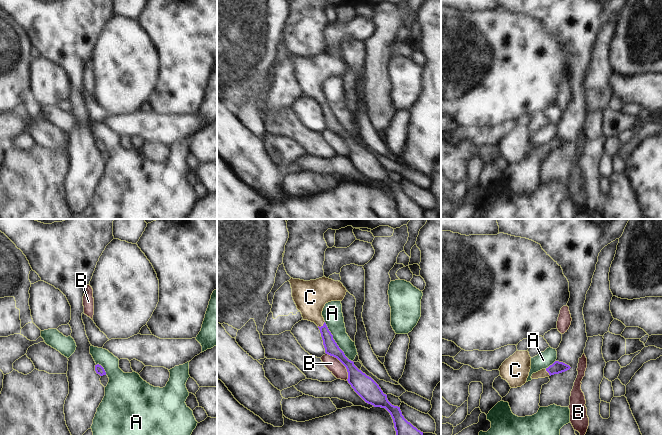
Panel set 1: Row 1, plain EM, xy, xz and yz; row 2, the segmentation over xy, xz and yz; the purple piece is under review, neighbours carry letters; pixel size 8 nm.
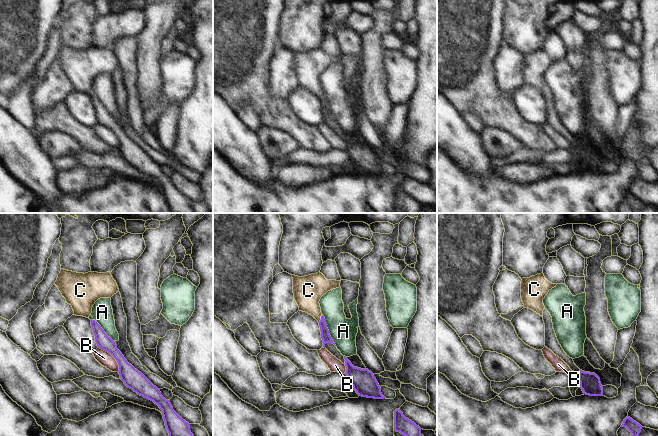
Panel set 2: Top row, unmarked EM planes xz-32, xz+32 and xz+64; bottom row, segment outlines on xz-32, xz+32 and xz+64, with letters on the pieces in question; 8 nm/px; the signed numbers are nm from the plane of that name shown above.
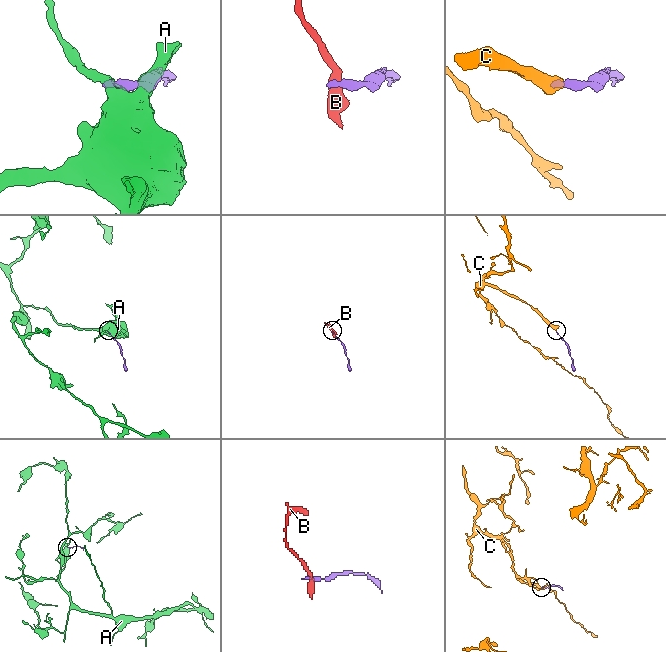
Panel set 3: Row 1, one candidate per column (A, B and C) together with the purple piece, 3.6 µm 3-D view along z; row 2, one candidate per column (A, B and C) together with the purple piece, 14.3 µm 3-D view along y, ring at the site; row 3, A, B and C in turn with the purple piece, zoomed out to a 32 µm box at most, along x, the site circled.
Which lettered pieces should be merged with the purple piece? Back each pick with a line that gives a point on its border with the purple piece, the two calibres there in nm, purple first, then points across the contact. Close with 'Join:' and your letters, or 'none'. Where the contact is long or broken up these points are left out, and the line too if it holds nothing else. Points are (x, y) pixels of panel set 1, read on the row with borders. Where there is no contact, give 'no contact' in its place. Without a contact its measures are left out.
C: meets purple in xz at (321, 326); 110 nm thick on the purple side, 260 nm on the other; runs through xz (331, 348), (321, 326), (311, 310), (310, 297)
Join: C

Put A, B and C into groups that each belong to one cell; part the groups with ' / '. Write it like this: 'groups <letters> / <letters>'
groups A / B / C

